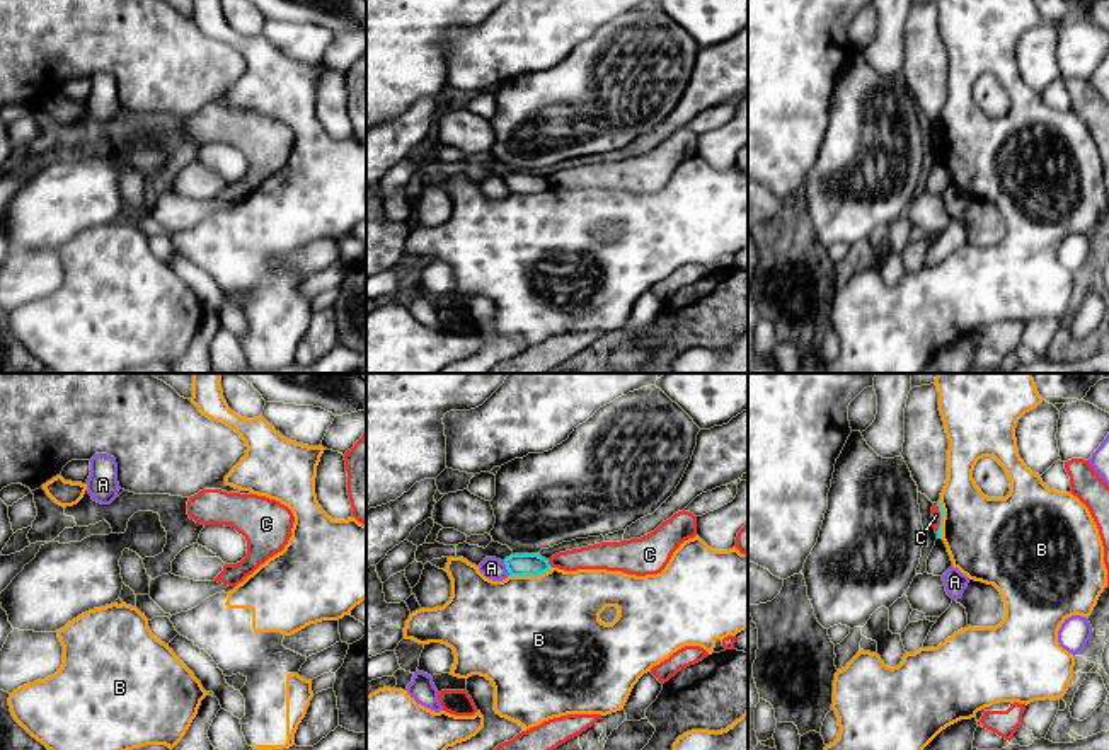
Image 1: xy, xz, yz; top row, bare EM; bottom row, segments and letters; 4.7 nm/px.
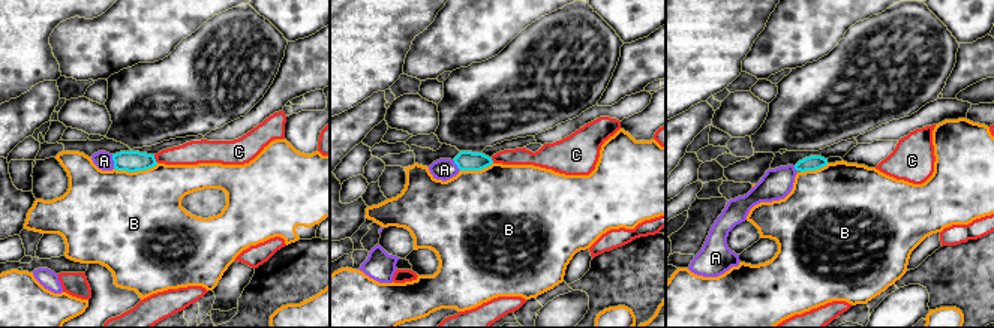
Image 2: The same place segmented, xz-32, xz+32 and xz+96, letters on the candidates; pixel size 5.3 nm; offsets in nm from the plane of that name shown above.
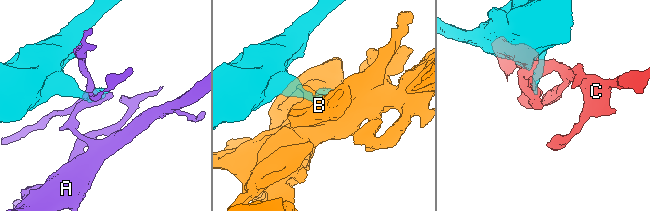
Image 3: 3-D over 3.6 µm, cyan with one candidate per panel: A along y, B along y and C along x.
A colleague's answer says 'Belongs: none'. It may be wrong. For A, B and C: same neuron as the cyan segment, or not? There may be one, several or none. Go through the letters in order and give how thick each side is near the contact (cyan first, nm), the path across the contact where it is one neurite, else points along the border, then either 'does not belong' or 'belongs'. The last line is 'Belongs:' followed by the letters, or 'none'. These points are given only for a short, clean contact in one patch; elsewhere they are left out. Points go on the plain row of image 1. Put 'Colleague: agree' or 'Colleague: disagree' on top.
Colleague: agree
A: 110/100 nm | does not belong
B: 110/500 nm | does not belong
C: 110/120 nm | along xz (547, 178), (552, 184) | does not belong
Belongs: none

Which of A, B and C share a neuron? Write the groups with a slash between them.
A / B / C

